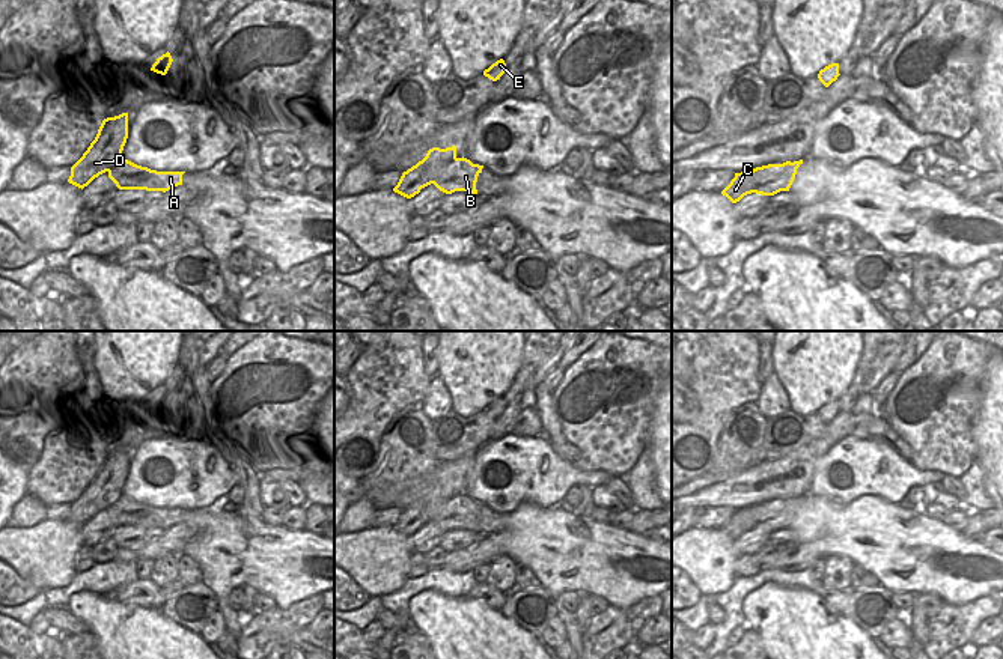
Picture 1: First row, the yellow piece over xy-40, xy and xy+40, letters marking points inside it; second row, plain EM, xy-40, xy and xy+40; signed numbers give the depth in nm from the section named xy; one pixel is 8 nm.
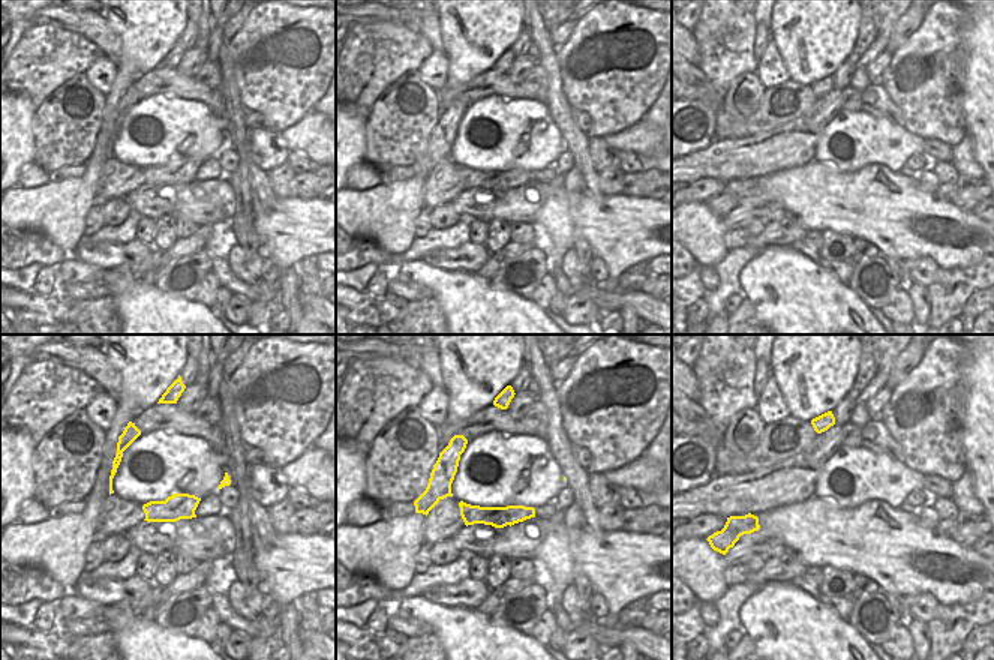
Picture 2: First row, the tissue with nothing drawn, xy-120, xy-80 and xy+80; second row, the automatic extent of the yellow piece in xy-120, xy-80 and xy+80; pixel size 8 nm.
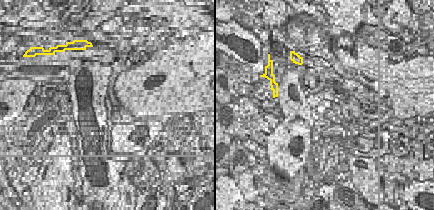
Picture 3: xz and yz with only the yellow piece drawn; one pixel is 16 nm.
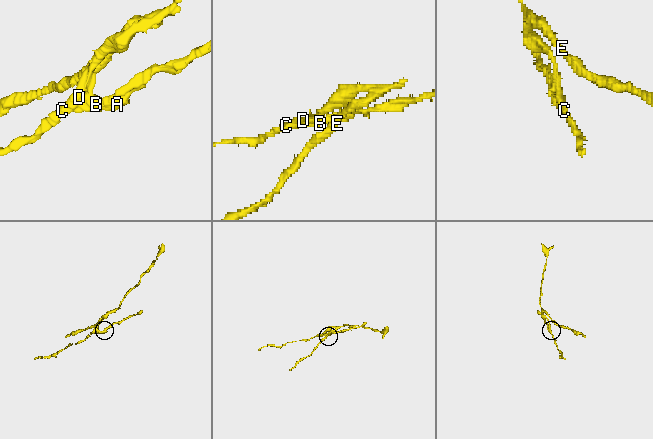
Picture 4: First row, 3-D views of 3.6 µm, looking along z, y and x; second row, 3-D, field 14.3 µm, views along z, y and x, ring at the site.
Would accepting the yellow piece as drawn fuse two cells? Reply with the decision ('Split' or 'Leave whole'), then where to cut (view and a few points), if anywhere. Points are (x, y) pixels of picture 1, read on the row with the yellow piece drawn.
Split. Split along xy+40 (792, 179), (767, 181), (753, 191).

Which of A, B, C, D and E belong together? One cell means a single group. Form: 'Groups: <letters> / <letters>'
Groups: A B / C D E.

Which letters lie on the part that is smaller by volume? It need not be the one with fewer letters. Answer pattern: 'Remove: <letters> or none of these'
Remove: A, B

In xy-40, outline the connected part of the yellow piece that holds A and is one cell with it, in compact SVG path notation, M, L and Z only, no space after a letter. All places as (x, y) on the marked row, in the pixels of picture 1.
M122 158L108 172L108 178L119 190L146 190L166 193L178 185L182 185L184 173L185 172L157 172Z

